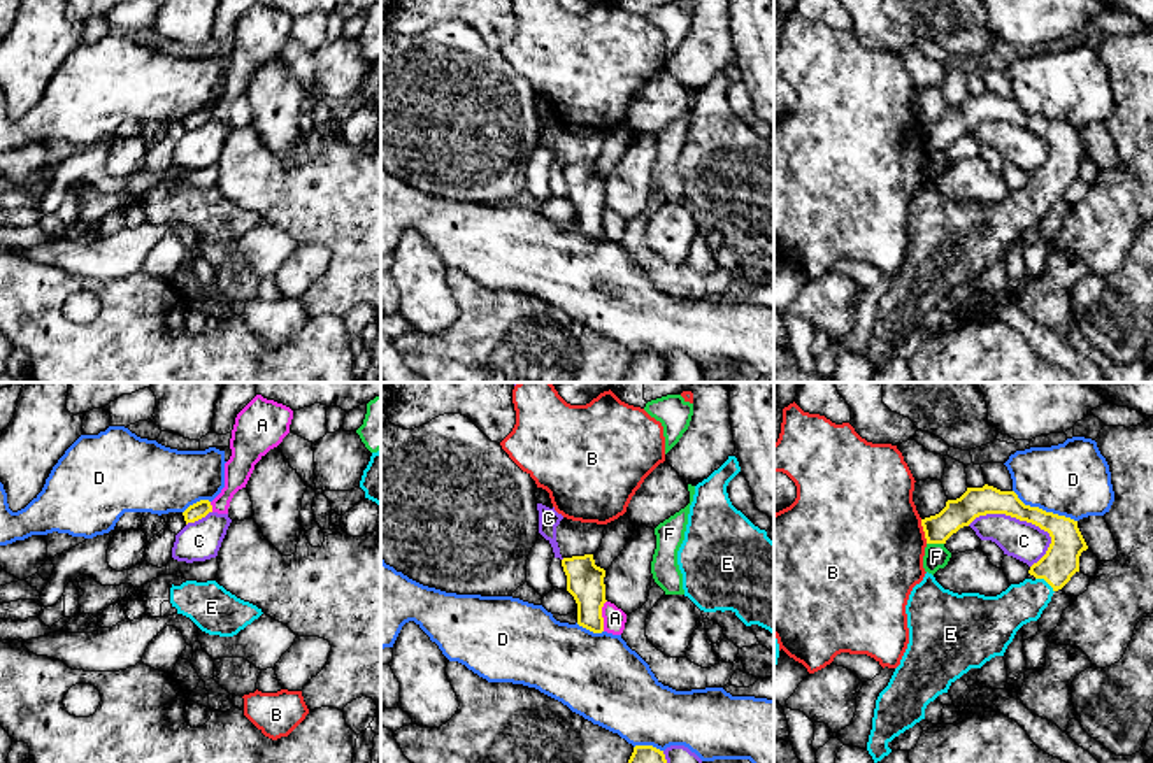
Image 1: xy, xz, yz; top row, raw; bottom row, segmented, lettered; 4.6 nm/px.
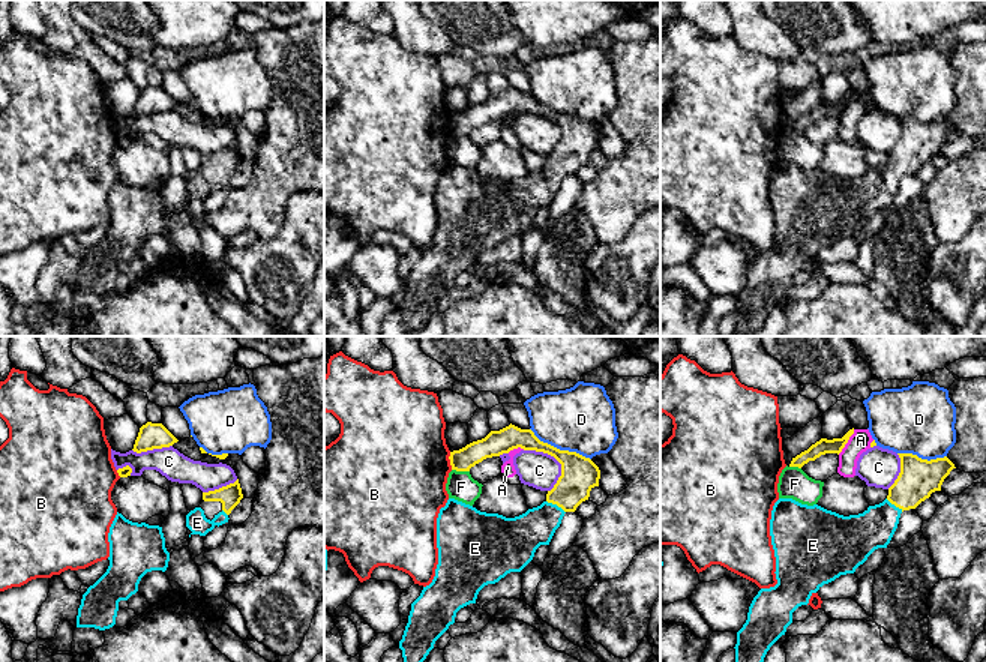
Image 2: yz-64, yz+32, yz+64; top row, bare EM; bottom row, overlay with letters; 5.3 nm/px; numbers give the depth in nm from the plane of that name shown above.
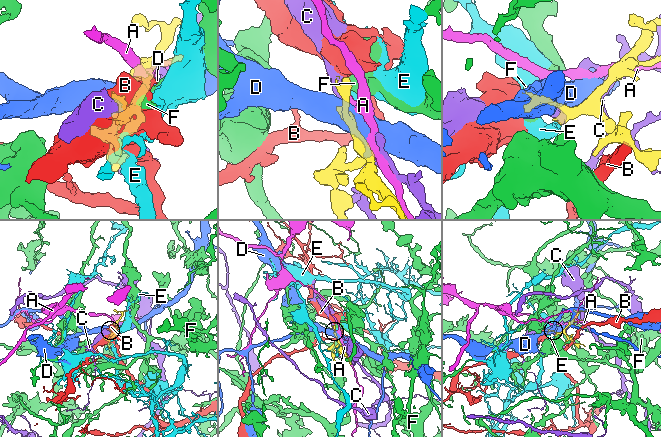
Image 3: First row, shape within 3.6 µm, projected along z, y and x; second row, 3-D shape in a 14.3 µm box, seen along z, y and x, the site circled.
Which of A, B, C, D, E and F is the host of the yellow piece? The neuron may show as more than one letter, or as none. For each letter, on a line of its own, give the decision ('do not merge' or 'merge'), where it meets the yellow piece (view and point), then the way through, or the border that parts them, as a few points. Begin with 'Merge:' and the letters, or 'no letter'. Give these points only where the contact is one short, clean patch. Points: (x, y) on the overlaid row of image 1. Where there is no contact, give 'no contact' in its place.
Merge: E
A: do not merge | xz (601, 616)
B: do not merge | yz (923, 530) | along yz (920, 520), (927, 542)
C: do not merge | yz (1013, 516)
D: do not merge | yz (1045, 511)
E: merge | yz (1046, 581) | across yz (1060, 562), (1046, 581), (1025, 602), (1004, 614)
F: do not merge | yz (936, 542) | along yz (927, 542), (943, 544)

